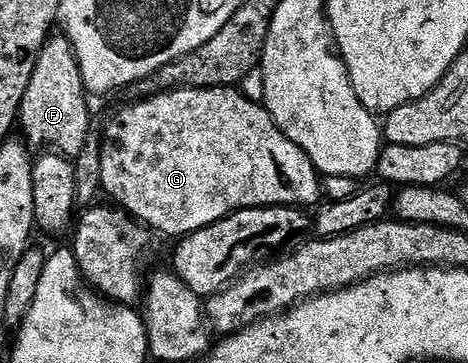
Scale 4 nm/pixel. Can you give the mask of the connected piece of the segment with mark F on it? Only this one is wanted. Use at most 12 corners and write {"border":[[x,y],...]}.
{"border":[[50,35],[19,117],[30,149],[76,158],[91,134],[72,42]]}

